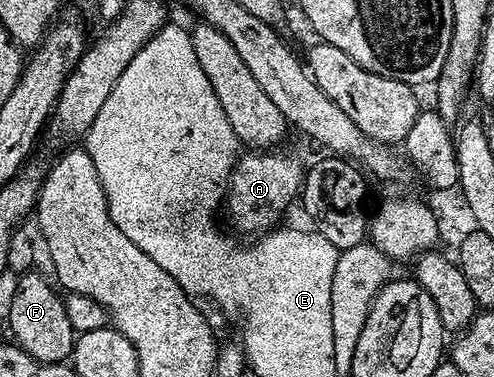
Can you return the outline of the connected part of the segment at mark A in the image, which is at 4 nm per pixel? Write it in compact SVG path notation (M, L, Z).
M282 149L270 152L247 152L235 164L231 180L227 184L225 210L231 213L231 222L243 234L259 236L280 225L279 217L291 201L300 197L305 177L302 166L291 154L282 154Z

